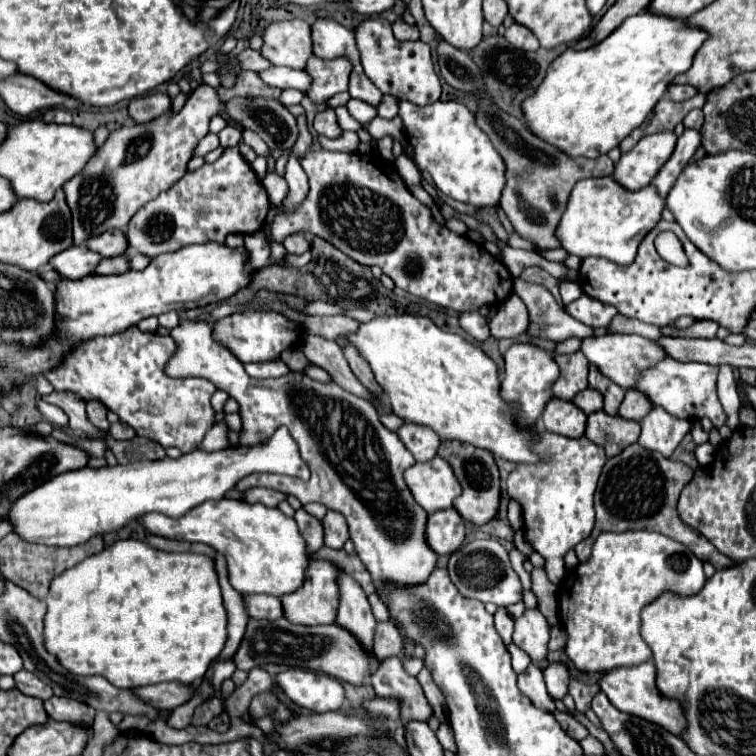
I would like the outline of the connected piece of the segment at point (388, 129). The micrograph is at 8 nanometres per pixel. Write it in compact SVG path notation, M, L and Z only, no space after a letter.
M376 117L374 121L370 121L366 125L366 129L370 131L370 135L374 139L382 139L382 137L392 137L392 139L402 139L404 137L404 127L402 127L402 121L398 117L394 119L382 119L382 117Z

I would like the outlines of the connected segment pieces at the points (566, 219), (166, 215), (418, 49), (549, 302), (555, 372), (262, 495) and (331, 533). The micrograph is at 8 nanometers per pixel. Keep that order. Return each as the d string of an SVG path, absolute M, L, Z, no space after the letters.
M612 177L582 179L572 189L568 209L562 215L562 221L556 229L556 235L562 241L562 247L570 255L578 255L580 259L584 259L584 257L604 257L604 259L610 259L610 261L620 263L620 265L630 265L630 263L634 263L636 247L648 235L648 231L652 231L658 225L664 209L666 209L666 199L660 197L660 193L656 191L654 185L648 185L640 191L628 191L618 181L614 181Z
M228 147L218 161L186 173L170 191L146 203L130 221L126 237L132 251L158 257L192 243L226 243L230 233L256 233L264 227L268 211L270 199L262 181L240 155L240 149Z
M382 17L362 19L354 29L354 37L356 37L356 47L360 51L360 57L362 57L364 73L382 93L390 93L396 99L406 99L416 105L428 105L440 99L442 87L434 71L430 45L426 45L420 39L418 41L398 41L392 35L390 23Z
M514 279L514 293L526 303L530 311L528 333L534 337L544 337L550 341L564 341L570 337L586 339L594 335L592 327L570 317L564 309L554 303L554 297L542 285L526 283L522 279Z
M512 343L512 347L504 353L504 363L506 363L506 377L502 379L500 395L506 401L520 403L522 423L536 423L536 419L544 411L544 405L552 397L552 385L560 377L560 367L554 361L552 351L540 349L534 343Z
M250 487L244 491L244 501L246 503L264 503L268 507L276 507L280 501L284 501L284 493L266 489L266 487Z
M328 511L322 523L324 523L324 545L332 549L344 547L344 543L350 539L346 517L338 511Z

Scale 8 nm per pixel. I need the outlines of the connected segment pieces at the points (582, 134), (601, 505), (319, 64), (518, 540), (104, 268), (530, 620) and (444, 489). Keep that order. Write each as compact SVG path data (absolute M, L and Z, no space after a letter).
M638 13L626 19L616 31L612 31L598 45L574 51L566 49L560 53L546 71L544 81L538 85L534 95L522 101L522 115L532 135L564 151L568 157L588 157L596 159L606 155L610 149L618 147L624 137L628 137L652 111L656 101L666 91L668 83L678 75L690 69L692 57L698 51L700 43L706 41L706 33L694 27L686 27L684 19L666 19L650 13Z
M632 443L620 455L608 459L602 469L598 489L594 495L596 525L592 529L592 535L586 541L582 541L580 545L576 545L580 563L584 563L590 557L592 543L596 541L596 537L600 533L648 529L648 531L658 531L672 539L678 539L680 543L690 547L690 551L694 551L694 555L700 555L700 559L708 559L710 563L714 563L716 569L734 565L734 561L726 559L724 555L718 555L718 551L714 551L714 547L710 545L710 541L706 537L702 537L696 529L684 525L678 515L678 507L676 507L678 495L680 495L682 487L692 479L692 473L694 471L688 465L666 459L658 451L644 449L638 443Z
M312 57L310 63L306 65L306 71L314 79L314 83L306 95L314 103L324 105L332 95L348 89L348 75L350 75L352 67L350 67L348 59L322 61L318 57Z
M523 527L515 533L514 544L515 547L527 557L529 557L535 551L525 538Z
M118 255L118 257L102 259L102 263L96 267L94 273L112 275L112 273L126 273L126 271L130 271L130 261L126 255Z
M526 609L522 617L516 619L516 629L514 629L514 643L518 643L532 661L542 661L548 653L548 631L550 625L546 617L540 613L540 609Z
M438 455L432 461L408 467L406 483L414 499L428 513L454 507L454 499L462 493L462 487L454 477L454 469Z

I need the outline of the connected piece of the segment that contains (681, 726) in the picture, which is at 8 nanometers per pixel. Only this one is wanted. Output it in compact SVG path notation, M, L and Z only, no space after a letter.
M646 661L642 665L636 667L620 667L620 669L612 669L608 671L602 681L600 681L602 691L608 695L610 703L630 715L638 715L650 723L656 723L660 727L664 727L666 731L670 731L672 735L682 737L682 733L686 731L686 715L682 705L678 703L678 699L670 699L666 695L662 695L656 687L656 667L652 661Z

